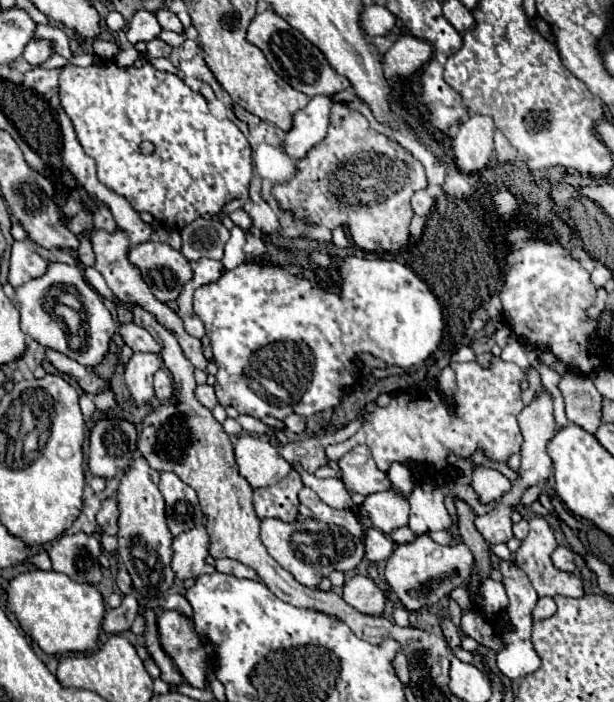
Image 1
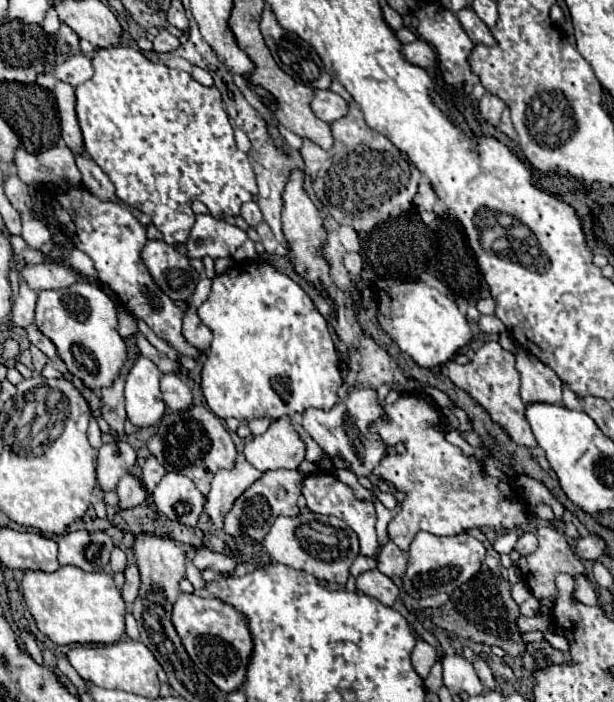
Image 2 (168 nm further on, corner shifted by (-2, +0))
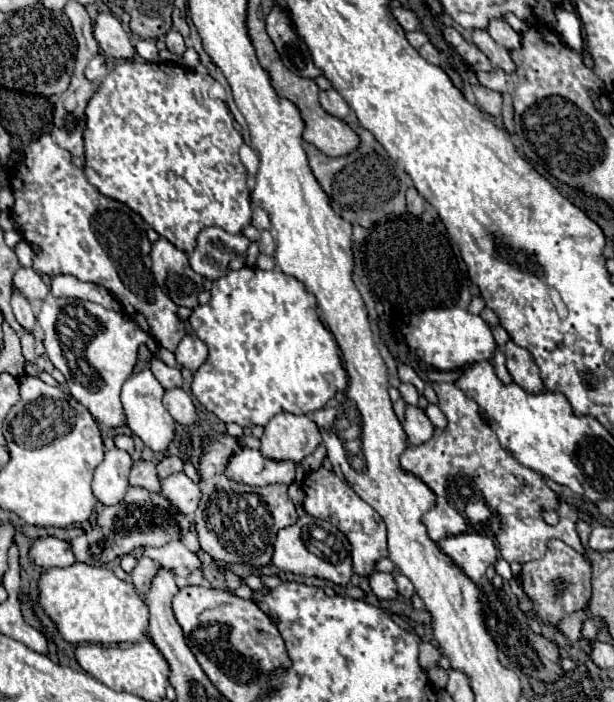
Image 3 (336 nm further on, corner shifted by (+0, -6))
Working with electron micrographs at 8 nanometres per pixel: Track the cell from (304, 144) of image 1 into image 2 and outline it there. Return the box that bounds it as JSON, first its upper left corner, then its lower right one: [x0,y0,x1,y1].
[312,90,348,122]

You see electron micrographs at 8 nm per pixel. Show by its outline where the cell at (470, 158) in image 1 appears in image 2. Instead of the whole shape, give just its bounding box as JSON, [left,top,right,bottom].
[480,92,506,126]

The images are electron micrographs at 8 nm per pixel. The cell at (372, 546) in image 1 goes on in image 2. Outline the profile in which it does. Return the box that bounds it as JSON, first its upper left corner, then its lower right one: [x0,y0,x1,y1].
[378,542,406,578]

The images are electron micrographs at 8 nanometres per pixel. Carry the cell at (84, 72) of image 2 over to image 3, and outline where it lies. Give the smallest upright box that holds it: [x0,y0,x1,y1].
[84,54,106,82]

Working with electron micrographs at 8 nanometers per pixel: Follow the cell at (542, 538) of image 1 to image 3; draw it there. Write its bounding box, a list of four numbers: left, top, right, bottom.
[520,540,592,626]

